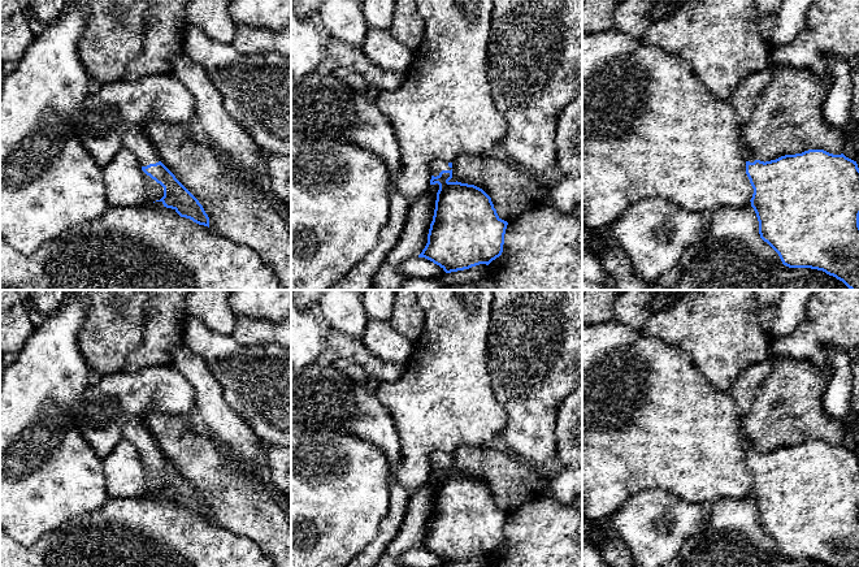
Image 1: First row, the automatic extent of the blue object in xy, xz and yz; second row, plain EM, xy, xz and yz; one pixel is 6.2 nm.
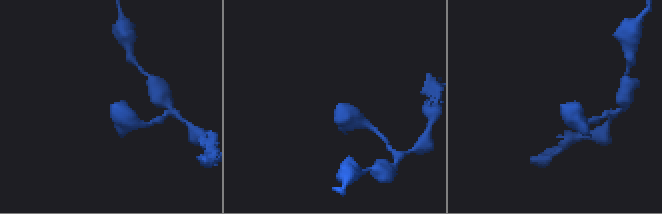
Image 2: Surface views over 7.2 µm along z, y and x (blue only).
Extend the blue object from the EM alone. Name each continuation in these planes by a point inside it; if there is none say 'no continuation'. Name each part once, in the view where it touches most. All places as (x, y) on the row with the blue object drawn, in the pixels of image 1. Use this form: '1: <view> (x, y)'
1: xz (435, 165)

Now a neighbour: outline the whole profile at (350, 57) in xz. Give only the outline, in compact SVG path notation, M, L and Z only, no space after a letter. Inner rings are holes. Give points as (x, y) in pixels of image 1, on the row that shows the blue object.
M327 39L325 52L338 64L361 75L373 94L396 90L404 81L404 74L386 72L374 65L360 47L350 46L339 39Z

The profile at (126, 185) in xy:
M125 147L103 168L103 176L112 207L148 205L164 196L164 187L142 170L136 156Z

